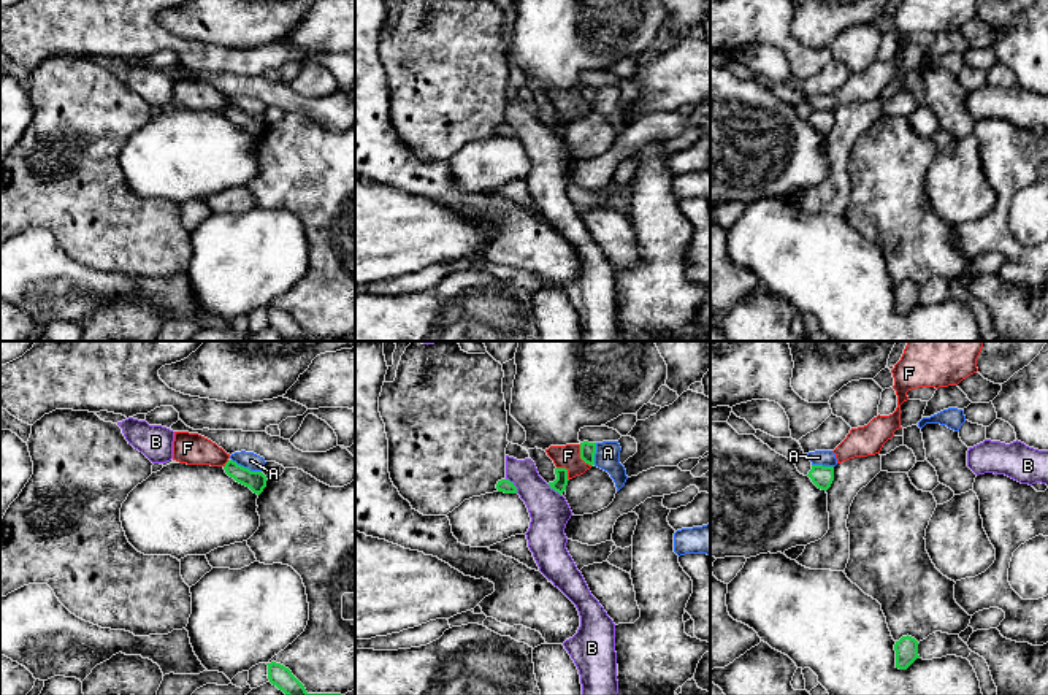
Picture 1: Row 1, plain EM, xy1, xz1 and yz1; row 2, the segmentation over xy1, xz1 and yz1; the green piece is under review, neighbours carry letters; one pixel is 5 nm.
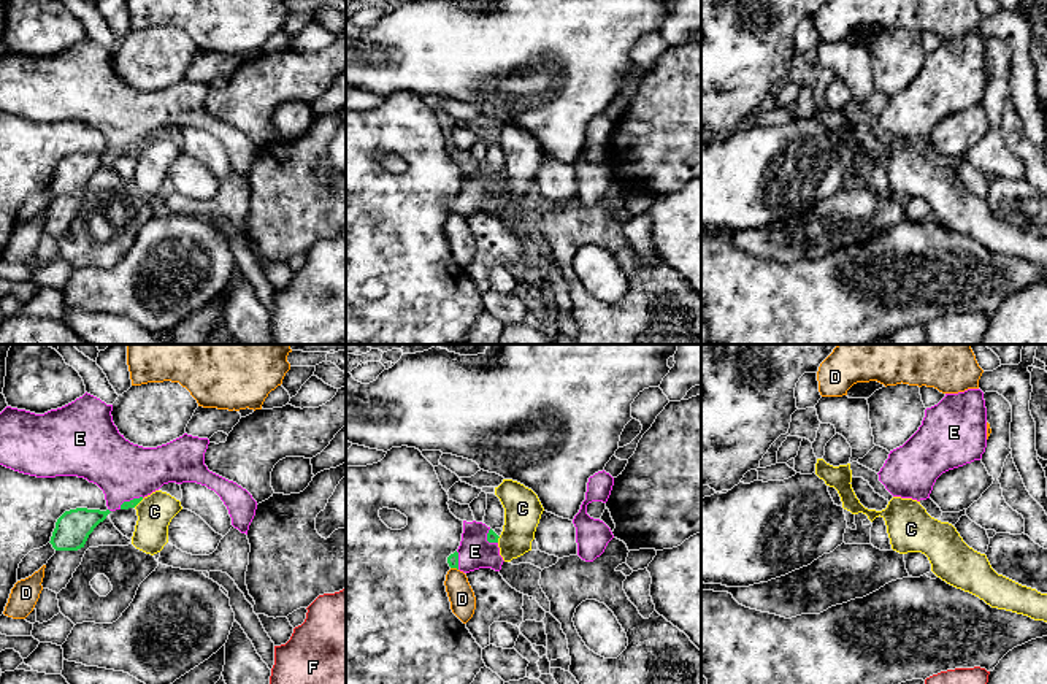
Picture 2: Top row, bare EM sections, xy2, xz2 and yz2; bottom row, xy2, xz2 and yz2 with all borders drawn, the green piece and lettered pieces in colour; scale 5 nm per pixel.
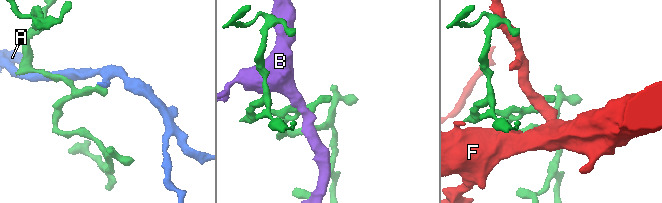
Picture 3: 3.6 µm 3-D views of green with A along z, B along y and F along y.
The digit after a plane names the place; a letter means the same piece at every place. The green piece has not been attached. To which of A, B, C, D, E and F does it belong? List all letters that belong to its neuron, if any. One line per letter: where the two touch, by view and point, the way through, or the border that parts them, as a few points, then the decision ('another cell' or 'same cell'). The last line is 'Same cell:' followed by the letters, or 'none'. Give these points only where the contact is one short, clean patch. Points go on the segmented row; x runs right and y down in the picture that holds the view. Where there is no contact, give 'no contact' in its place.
A: contact xy1 (246, 468); border xy1 (232, 459), (251, 470), (260, 472); another cell
B: contact xz1 (514, 486); border xz1 (506, 478), (517, 492); another cell
C: contact xy2 (138, 502); border xy2 (143, 499), (134, 507); another cell
D: contact xz2 (454, 567); another cell
E: contact xz2 (457, 561); way xz2 (452, 559), (457, 561), (468, 557), (475, 551); same cell
F: contact xz1 (581, 457); border xz1 (579, 445), (579, 456), (592, 465); another cell
Same cell: E

